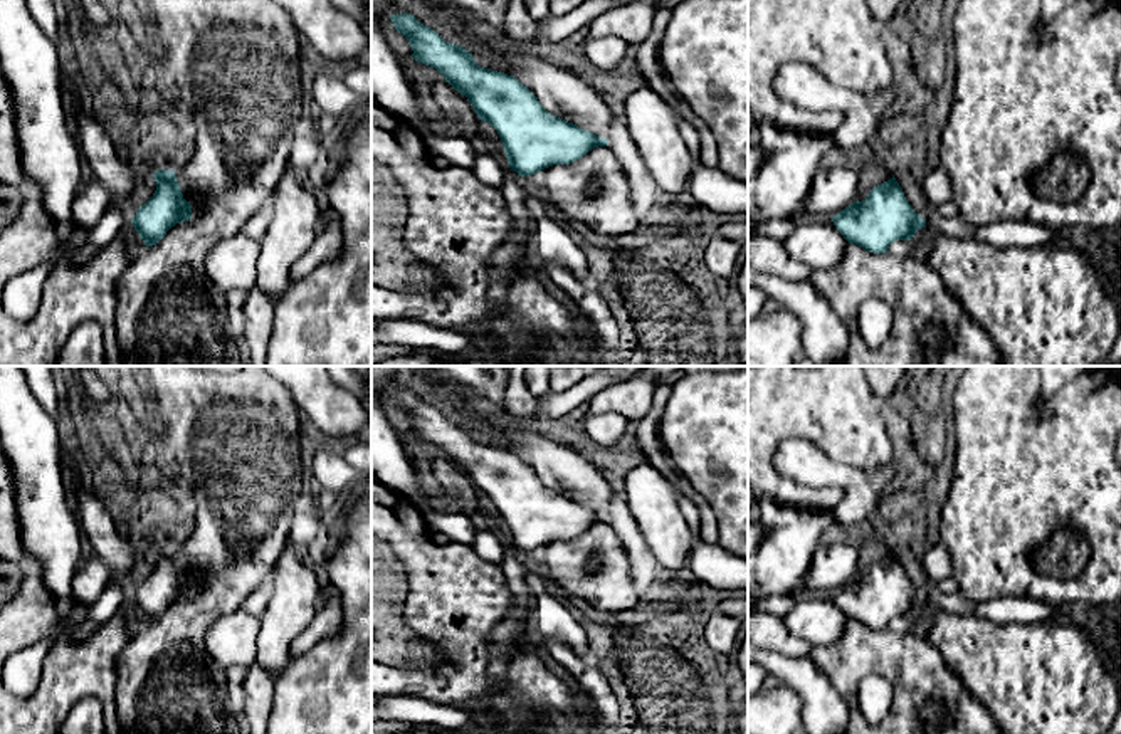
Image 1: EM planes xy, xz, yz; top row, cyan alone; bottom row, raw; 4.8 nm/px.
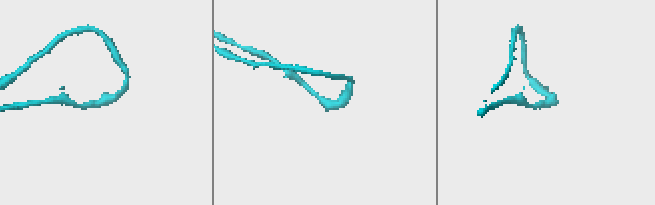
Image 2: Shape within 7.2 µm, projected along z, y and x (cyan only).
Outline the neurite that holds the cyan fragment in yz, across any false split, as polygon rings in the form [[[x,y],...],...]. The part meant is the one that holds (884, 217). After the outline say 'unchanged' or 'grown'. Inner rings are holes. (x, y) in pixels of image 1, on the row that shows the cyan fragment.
[[[894,175],[874,186],[866,200],[854,202],[832,217],[832,222],[849,244],[874,254],[887,254],[892,242],[911,240],[926,227],[926,218],[908,203]]]; unchanged

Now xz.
[[[390,13],[408,40],[412,59],[435,67],[467,97],[477,118],[499,134],[508,165],[518,176],[531,176],[553,165],[570,165],[608,139],[551,116],[516,77],[476,64],[462,45],[445,42],[410,13]]]; unchanged

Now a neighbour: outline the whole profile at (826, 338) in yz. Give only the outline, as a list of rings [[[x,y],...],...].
[[[748,265],[748,287],[760,287],[766,296],[793,311],[802,322],[802,351],[817,366],[837,366],[850,341],[847,328],[830,304],[807,280],[788,280],[763,274]]]

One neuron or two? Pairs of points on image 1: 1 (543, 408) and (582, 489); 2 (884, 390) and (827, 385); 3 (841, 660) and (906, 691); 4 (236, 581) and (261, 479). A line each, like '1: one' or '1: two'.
1: two
2: two
3: one
4: one

